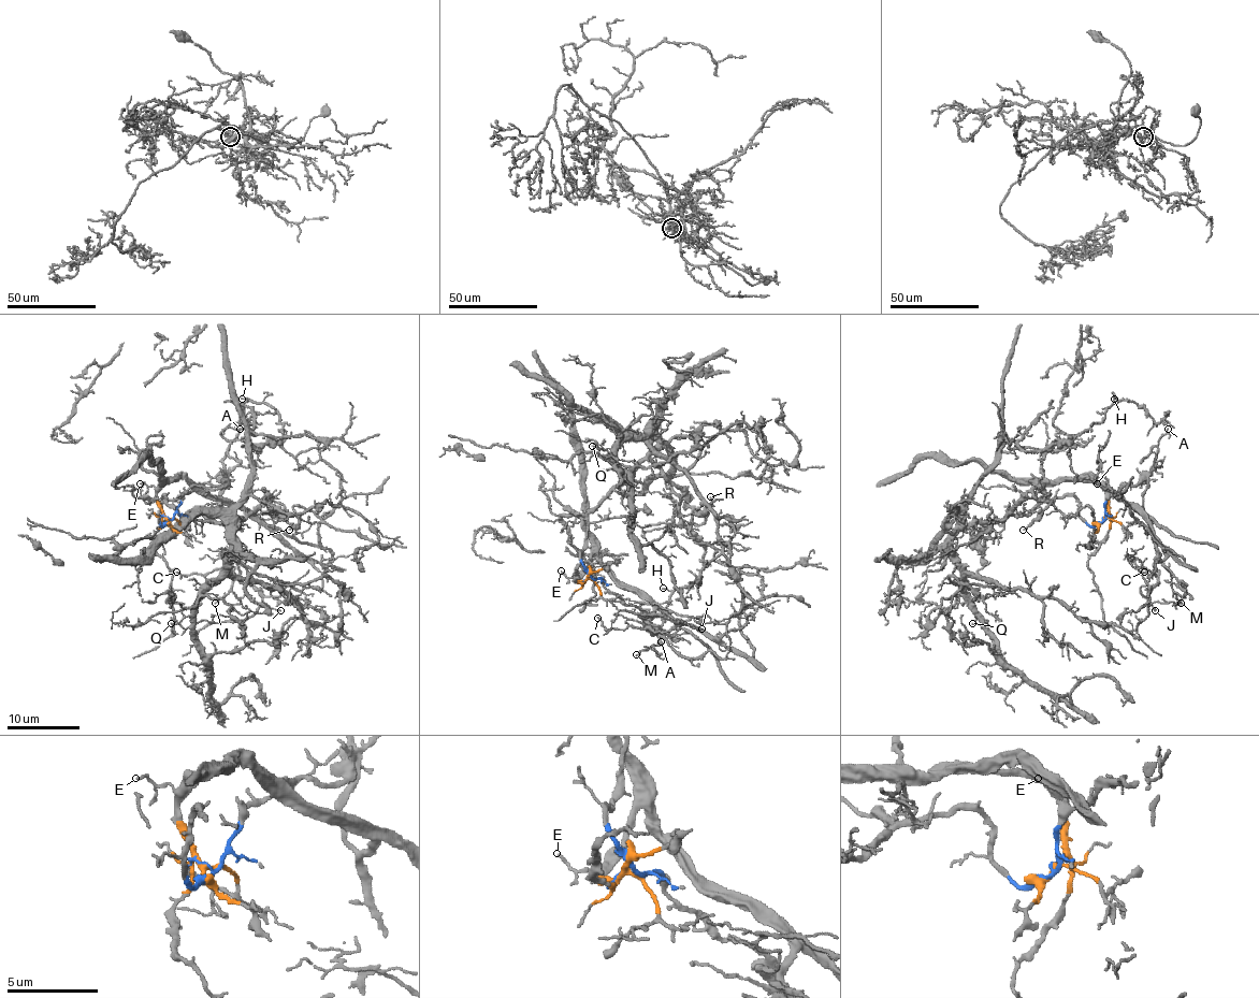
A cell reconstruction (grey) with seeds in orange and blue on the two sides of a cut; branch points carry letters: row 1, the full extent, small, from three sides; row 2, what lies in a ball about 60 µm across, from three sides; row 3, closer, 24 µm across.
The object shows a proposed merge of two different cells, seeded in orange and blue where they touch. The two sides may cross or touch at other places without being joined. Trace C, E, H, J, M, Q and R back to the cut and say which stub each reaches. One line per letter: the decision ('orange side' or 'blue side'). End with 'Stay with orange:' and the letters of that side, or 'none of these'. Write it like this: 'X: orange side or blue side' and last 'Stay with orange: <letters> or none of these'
C: orange side
E: orange side
H: blue side
J: orange side
M: orange side
Q: blue side
R: blue side
Stay with orange: C, E, J, M

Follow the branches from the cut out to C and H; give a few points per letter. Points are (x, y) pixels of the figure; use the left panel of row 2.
C: (169, 519), (157, 492), (174, 477), (187, 477), (232, 508), (235, 553), (203, 575), (176, 572)
H: (169, 519), (165, 495), (235, 522), (250, 442), (283, 436), (279, 414), (241, 398)

